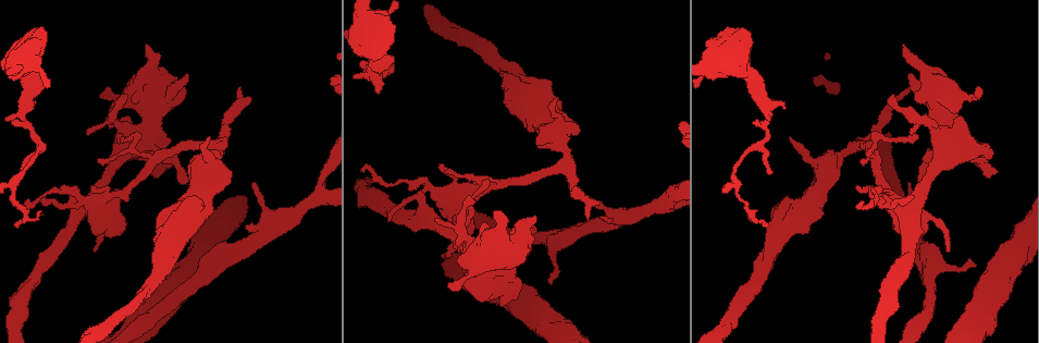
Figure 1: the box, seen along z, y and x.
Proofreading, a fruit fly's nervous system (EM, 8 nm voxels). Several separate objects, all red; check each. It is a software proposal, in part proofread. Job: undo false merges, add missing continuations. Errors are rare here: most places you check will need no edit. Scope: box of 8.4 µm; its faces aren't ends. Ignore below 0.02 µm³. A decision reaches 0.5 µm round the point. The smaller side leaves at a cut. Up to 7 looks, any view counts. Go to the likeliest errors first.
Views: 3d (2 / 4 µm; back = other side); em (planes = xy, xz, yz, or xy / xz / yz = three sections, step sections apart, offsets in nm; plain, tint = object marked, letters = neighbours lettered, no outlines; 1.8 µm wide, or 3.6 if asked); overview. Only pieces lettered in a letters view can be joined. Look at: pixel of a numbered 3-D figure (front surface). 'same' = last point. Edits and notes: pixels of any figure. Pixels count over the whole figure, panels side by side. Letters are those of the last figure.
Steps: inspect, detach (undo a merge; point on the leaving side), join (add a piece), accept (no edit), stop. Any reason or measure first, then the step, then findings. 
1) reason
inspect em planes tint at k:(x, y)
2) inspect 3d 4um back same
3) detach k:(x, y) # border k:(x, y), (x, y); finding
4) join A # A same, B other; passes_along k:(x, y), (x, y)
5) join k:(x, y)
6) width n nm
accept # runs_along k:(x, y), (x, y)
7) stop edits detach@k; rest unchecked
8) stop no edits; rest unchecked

inspect 3d 4um at 1:(23, 112)

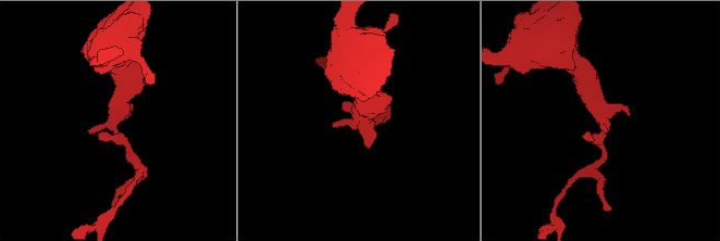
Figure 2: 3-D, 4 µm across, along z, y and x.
now the EM
inspect em 3.6um xz step 16 tint at 2:(605, 121)

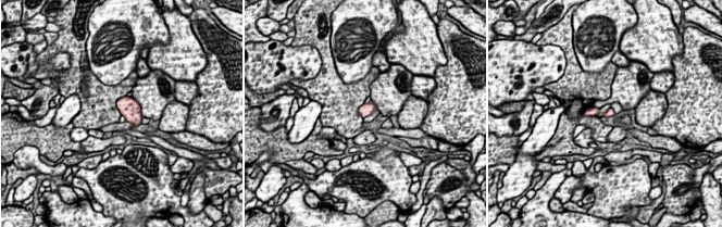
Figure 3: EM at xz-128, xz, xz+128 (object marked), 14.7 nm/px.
inspect em 3.6um planes letters same

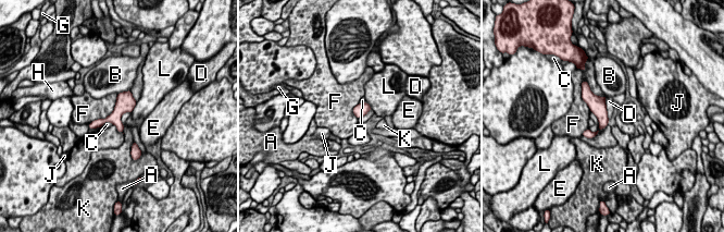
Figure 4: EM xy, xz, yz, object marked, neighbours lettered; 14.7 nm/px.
accept # A other, B other, C other, D other, E other, F other, G other, H other, J other, K other, L other; border 4:(606, 97), (606, 110), (609, 119); all the same neuron

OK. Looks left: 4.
an open end
inspect 3d 4um at 1:(909, 86)

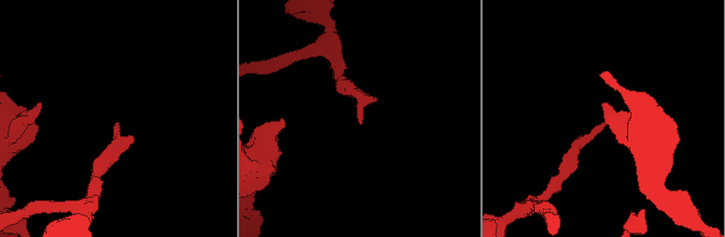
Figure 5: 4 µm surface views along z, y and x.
now the EM
inspect em 3.6um yz step 4 letters at 5:(362, 121)

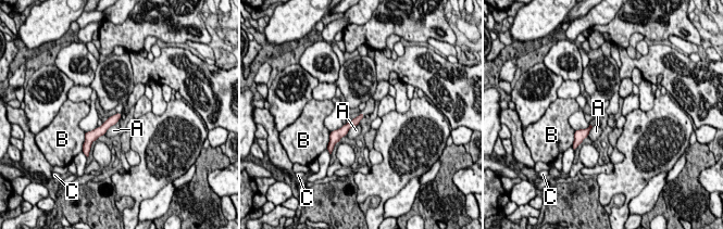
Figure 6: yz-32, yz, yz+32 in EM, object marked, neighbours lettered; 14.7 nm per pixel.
cut it another way
inspect em 3.6um planes letters same

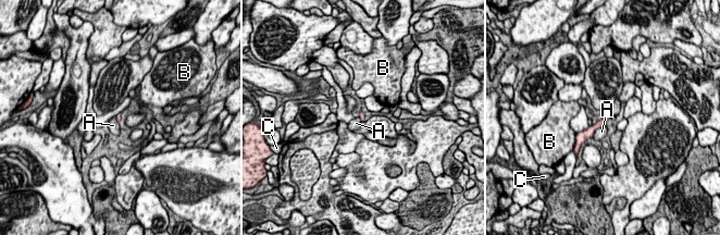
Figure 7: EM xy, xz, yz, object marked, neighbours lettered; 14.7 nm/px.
accept # A other, B other, C other; no lettered piece goes on from it

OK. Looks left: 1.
tapers out
inspect em planes letters at 1:(976, 266)

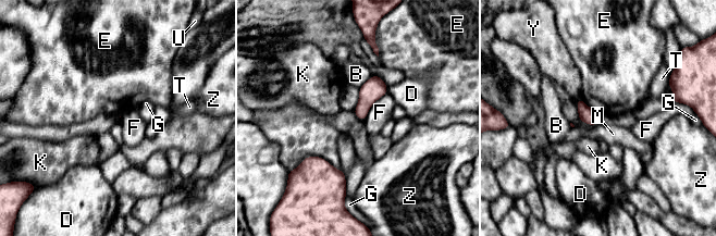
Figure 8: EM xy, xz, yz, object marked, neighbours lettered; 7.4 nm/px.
accept # B other, D other, E other, F other, G other, K other, M other, T other, U other, Y other, Z other; border 8:(597, 123), (592, 126); none of them fits

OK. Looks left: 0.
stop no edits; rest unchecked

